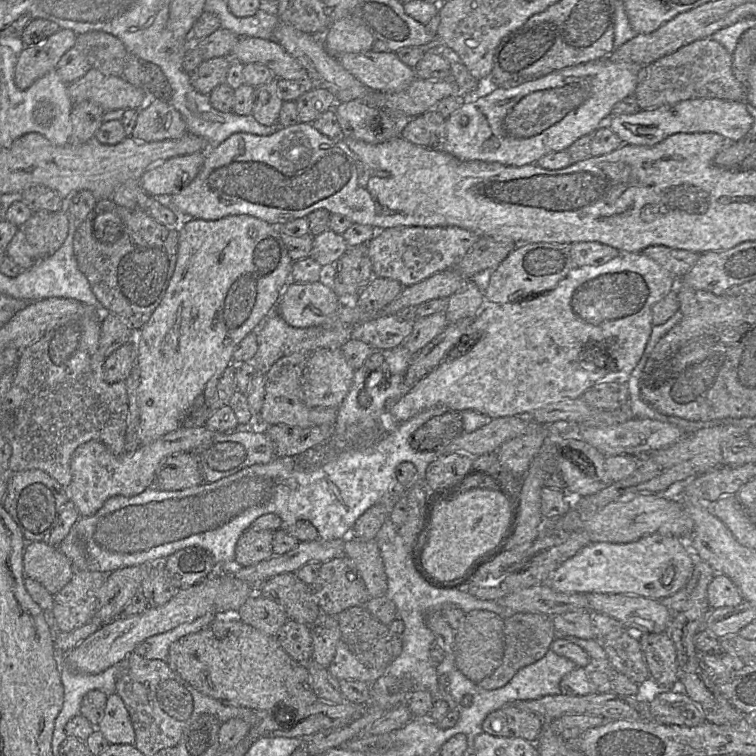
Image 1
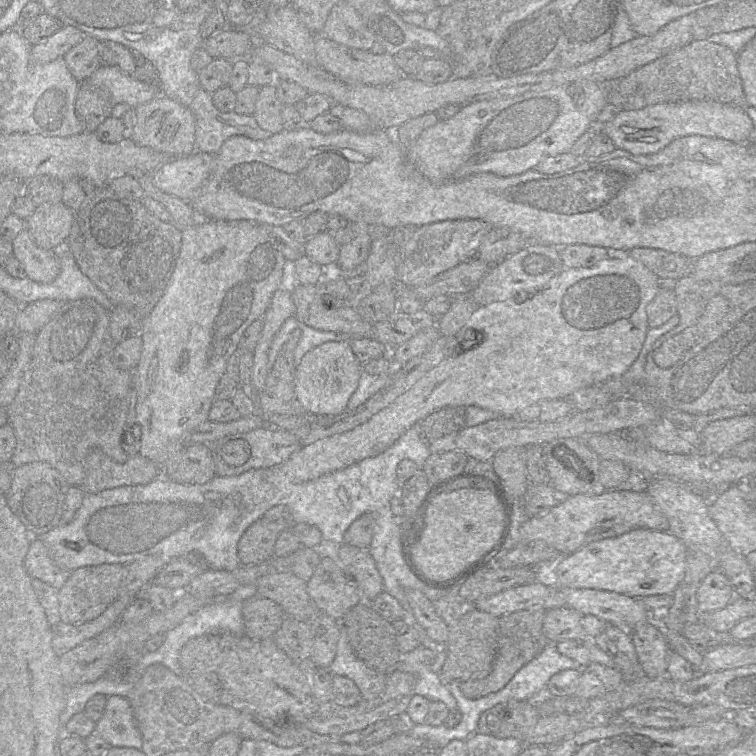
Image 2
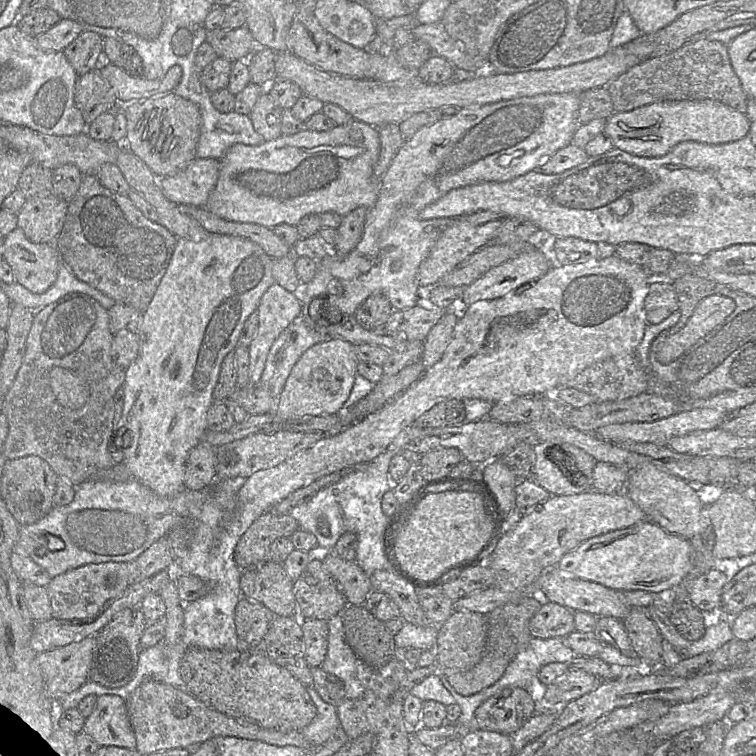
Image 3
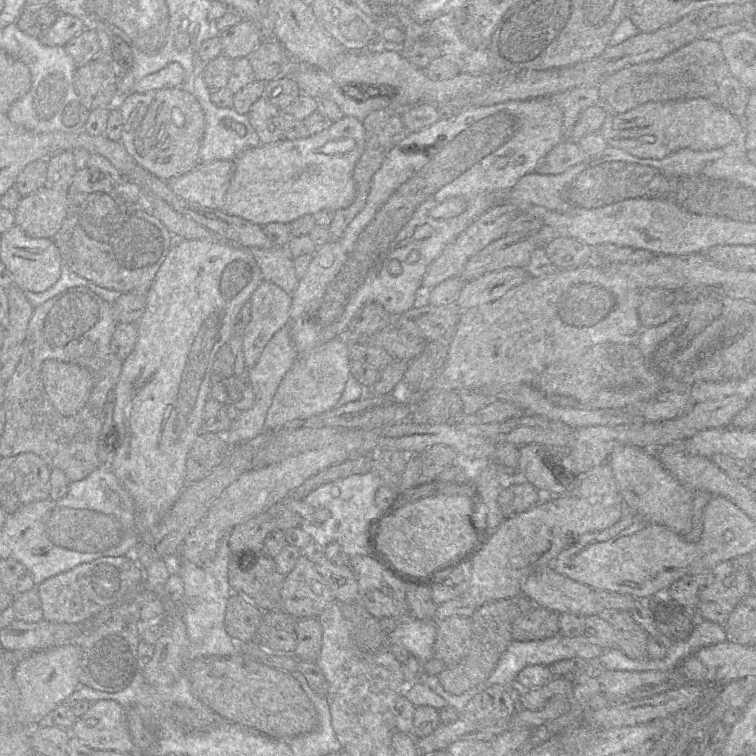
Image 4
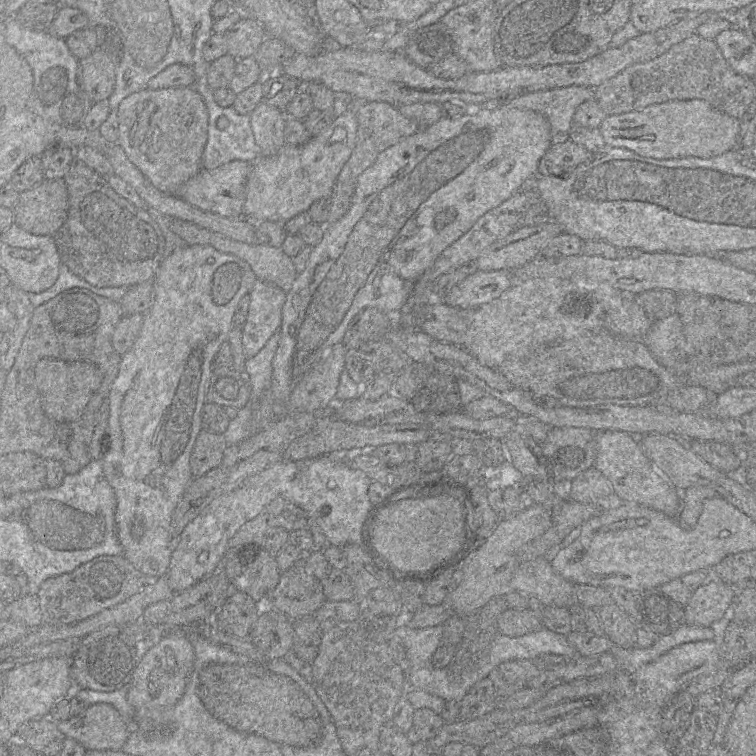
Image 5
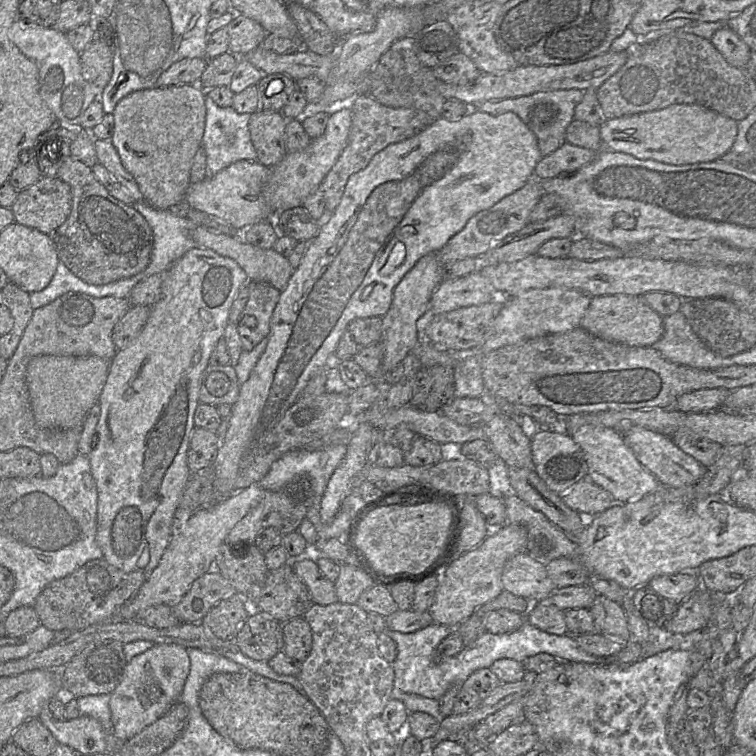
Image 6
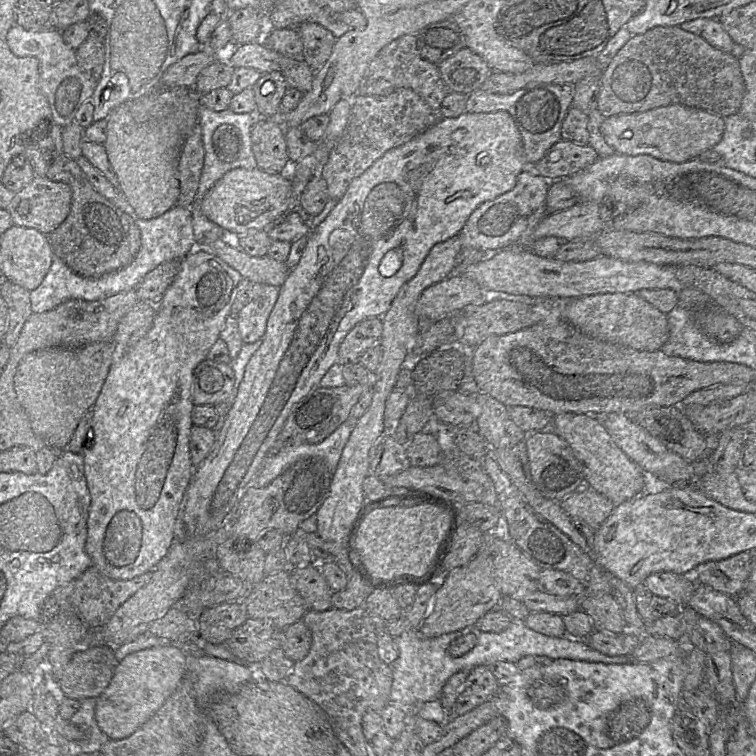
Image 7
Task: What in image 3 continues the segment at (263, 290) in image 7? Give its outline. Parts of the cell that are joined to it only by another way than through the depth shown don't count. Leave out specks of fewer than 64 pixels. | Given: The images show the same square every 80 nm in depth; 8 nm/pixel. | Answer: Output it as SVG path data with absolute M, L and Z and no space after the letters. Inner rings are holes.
M273 284L263 294L258 313L258 330L248 347L249 384L260 382L269 349L279 334L301 314L296 295Z

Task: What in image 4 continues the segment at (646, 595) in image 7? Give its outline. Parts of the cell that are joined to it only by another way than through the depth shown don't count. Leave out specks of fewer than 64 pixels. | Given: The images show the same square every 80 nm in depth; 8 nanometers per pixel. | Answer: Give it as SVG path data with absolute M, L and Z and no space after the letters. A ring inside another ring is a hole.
M649 598L647 608L659 632L671 642L687 639L694 630L690 613L672 598L668 600Z

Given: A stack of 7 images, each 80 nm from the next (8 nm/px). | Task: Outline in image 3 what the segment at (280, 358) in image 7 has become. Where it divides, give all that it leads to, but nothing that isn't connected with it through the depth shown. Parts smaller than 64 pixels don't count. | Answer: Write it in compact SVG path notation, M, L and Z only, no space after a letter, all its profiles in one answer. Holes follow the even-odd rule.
M578 93L538 94L461 108L448 119L439 118L433 124L420 128L403 143L379 180L378 199L367 212L363 233L356 247L345 257L330 253L318 262L314 278L300 284L298 292L293 293L301 304L300 317L306 326L315 329L338 324L344 317L352 317L358 306L374 294L384 295L393 312L413 308L418 300L426 300L430 288L419 287L419 267L453 218L422 220L420 212L452 189L483 182L506 182L535 170L546 158L571 144L578 127L579 107ZM394 261L400 263L396 272L391 270Z

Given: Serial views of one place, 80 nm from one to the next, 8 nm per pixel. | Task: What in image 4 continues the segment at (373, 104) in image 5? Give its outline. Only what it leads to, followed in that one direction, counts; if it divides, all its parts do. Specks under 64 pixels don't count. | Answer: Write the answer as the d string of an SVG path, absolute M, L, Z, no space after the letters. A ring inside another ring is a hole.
M387 109L373 111L362 121L362 124L365 130L365 150L356 163L353 171L353 179L356 187L355 199L351 205L337 210L334 213L332 223L328 227L332 241L336 241L343 236L348 225L364 208L374 174L379 170L391 149L408 134L401 115Z

